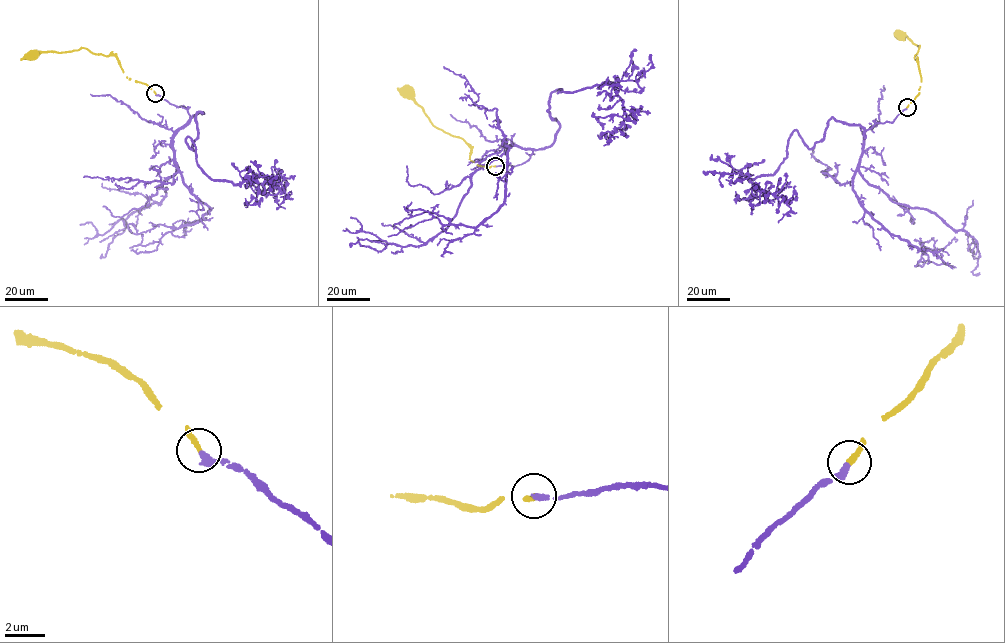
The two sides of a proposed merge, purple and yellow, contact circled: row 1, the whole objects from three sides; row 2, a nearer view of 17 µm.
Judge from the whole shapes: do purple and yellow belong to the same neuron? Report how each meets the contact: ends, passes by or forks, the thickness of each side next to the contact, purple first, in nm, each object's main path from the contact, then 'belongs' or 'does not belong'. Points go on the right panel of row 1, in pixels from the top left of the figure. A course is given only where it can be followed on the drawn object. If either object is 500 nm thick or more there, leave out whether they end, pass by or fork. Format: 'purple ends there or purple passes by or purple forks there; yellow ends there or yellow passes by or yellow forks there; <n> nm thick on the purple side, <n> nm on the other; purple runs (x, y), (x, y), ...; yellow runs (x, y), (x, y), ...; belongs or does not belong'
purple ends there; yellow ends there; 320 nm thick on the purple side, 280 nm on the other; purple runs (907, 107), (865, 130), (832, 117), (810, 148), (795, 130), (773, 174), (747, 177), (764, 203), (791, 187); yellow runs (907, 107), (919, 93), (921, 78), (914, 56), (920, 46), (898, 34); belongs

